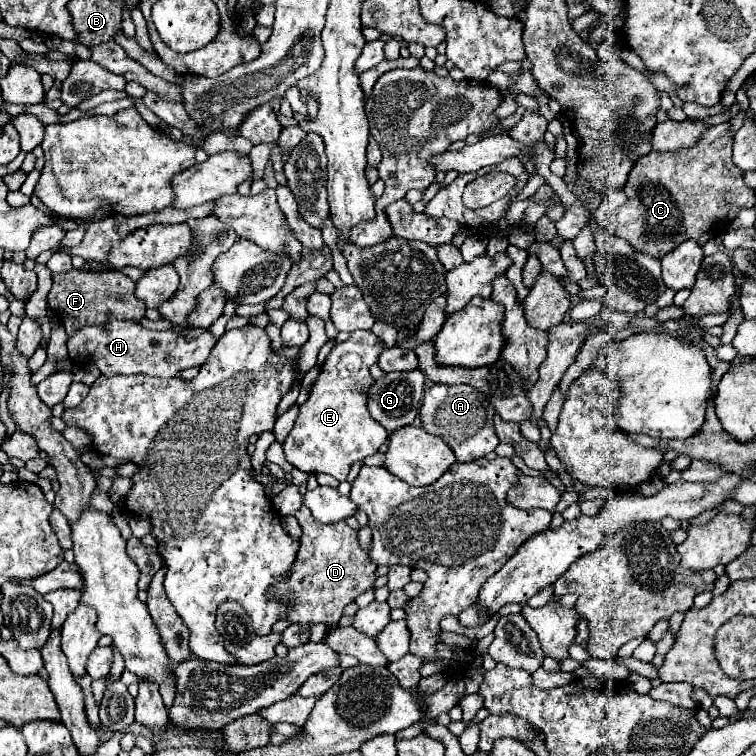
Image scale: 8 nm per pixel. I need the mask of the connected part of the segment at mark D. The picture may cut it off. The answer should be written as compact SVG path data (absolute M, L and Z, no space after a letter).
M301 506L301 510L295 512L293 516L297 518L303 530L299 538L299 552L291 570L287 572L287 578L275 582L267 590L267 596L271 600L279 598L283 604L287 604L287 614L283 616L283 620L289 620L291 624L337 624L343 614L343 608L349 602L353 602L361 592L373 586L377 578L377 566L369 560L369 554L359 546L357 532L349 528L345 522L315 522L315 518L305 506Z

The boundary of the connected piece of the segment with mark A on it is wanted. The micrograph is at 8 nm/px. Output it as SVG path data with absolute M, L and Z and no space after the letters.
M433 384L429 390L425 390L419 420L427 432L439 436L455 452L457 462L483 458L499 444L493 428L495 410L487 400L489 398L483 392L467 384Z

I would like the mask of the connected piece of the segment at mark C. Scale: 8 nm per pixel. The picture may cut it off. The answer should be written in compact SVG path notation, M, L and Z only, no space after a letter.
M729 122L709 126L699 142L691 148L679 148L675 152L649 152L641 156L629 172L629 178L623 186L627 202L617 212L617 236L627 240L635 250L663 258L675 246L685 240L697 240L701 246L711 238L717 238L729 230L731 220L743 210L755 206L755 192L745 186L741 170L731 162L731 144L733 136L729 132Z

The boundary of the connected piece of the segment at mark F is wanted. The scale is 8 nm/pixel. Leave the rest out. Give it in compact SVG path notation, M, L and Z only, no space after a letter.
M69 270L53 274L53 288L47 296L49 308L59 316L67 334L79 330L79 326L109 322L109 320L133 320L141 322L145 318L145 306L133 294L135 282L117 270L91 272L91 270Z

